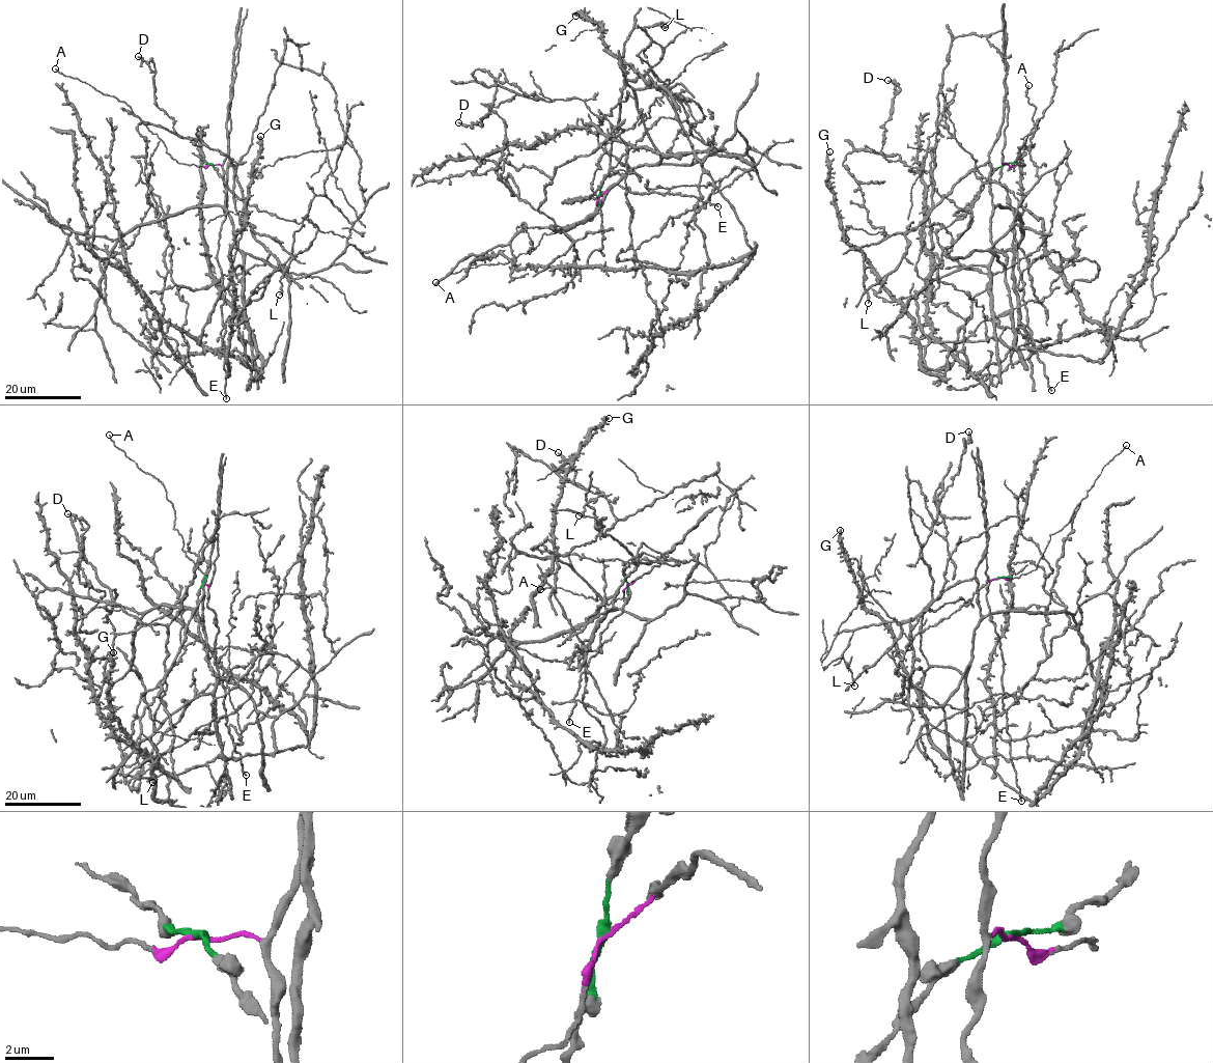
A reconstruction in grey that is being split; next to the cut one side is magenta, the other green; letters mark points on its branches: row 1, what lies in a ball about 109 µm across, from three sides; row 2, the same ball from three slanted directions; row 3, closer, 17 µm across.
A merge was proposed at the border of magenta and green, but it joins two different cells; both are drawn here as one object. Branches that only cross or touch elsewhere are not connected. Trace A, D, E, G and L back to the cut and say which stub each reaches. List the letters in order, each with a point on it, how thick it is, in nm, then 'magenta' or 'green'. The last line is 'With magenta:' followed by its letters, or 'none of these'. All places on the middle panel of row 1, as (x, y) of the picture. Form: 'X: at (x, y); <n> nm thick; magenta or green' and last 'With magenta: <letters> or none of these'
A: at (435, 282); 170 nm thick; magenta
D: at (458, 122); 240 nm thick; green
E: at (717, 206); 240 nm thick; magenta
G: at (575, 16); 280 nm thick; green
L: at (665, 27); 160 nm thick; green
With magenta: A, E

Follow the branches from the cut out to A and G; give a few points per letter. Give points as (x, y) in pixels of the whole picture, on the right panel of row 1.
A: (1006, 164), (1023, 164), (1020, 160), (1024, 140), (1021, 139), (1033, 128), (1036, 109), (1025, 95), (1028, 85)
G: (1006, 164), (954, 215), (1010, 189), (1005, 268), (995, 251), (932, 281), (917, 325), (844, 236), (829, 151)

